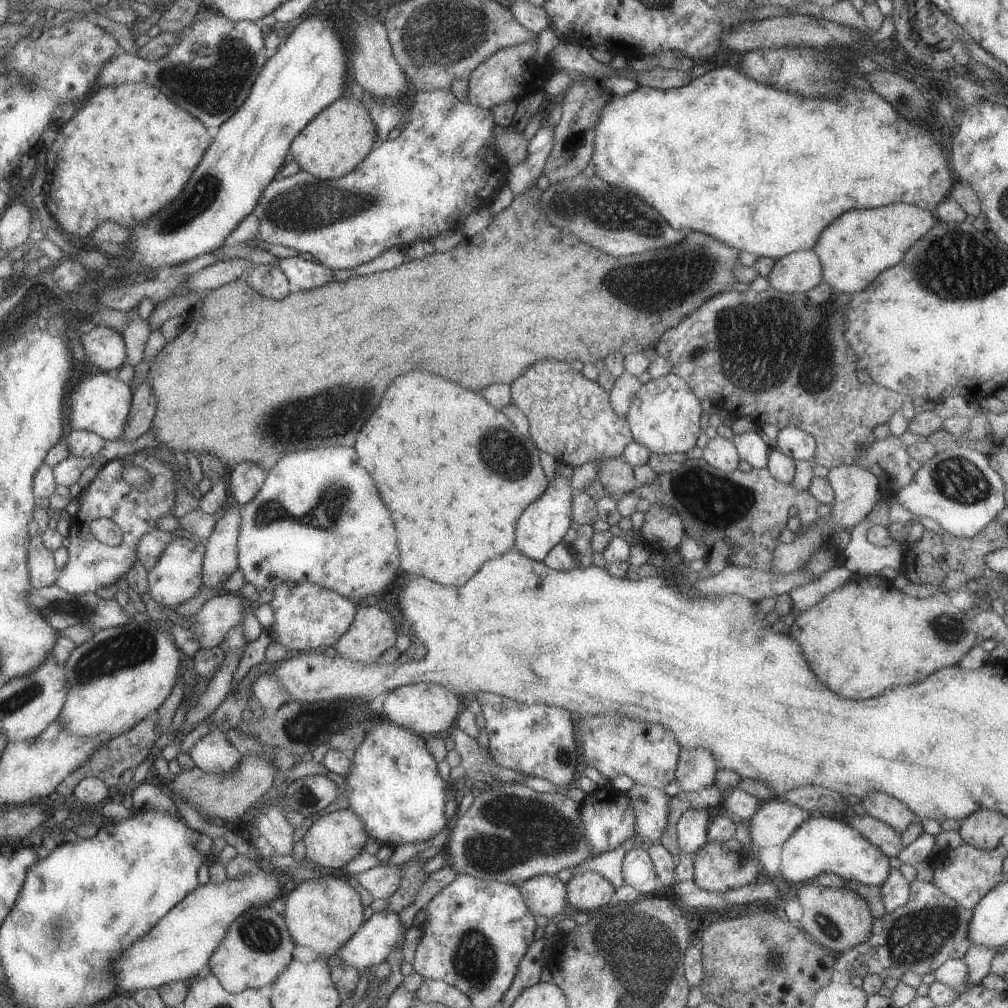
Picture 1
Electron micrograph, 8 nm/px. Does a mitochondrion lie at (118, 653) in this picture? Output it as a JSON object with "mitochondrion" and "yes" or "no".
{"mitochondrion":"yes"}

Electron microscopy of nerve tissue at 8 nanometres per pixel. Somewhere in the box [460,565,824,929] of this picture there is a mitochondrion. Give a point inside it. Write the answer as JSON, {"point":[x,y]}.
{"point":[742,860]}

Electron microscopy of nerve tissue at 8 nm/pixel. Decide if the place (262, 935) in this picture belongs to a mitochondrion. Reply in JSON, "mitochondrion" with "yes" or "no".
{"mitochondrion":"yes"}

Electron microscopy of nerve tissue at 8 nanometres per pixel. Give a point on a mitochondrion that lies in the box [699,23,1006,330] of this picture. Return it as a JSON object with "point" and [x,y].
{"point":[963,64]}

